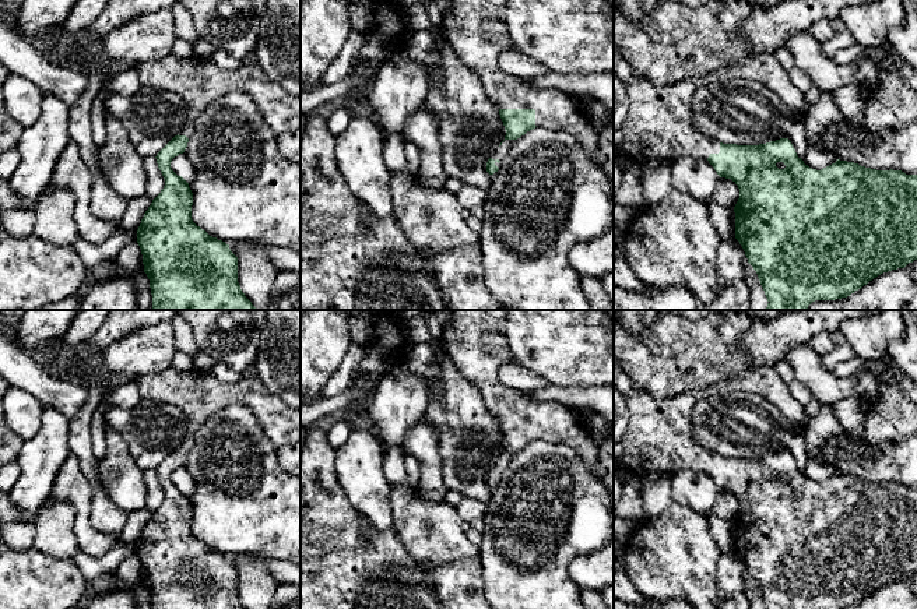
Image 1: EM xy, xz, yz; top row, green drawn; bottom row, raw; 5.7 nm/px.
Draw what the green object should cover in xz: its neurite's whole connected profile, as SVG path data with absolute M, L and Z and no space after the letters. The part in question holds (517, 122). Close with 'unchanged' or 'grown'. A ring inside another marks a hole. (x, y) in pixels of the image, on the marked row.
M452 0L440 22L446 41L452 45L461 63L479 77L486 95L499 108L506 135L486 162L489 177L498 175L499 166L506 159L513 142L535 127L566 131L582 145L586 155L597 163L600 133L590 126L587 112L573 101L572 95L562 91L535 88L524 78L500 70L499 56L506 52L516 52L505 20L506 3L507 0Z; grown

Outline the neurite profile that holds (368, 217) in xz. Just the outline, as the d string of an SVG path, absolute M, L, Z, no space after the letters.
M361 203L361 217L362 217L362 230L370 233L372 228L369 226L377 217L370 211L370 208Z

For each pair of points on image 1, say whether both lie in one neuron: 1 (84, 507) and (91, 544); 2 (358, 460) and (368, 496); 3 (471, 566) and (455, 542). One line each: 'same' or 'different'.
1: same
2: same
3: different

